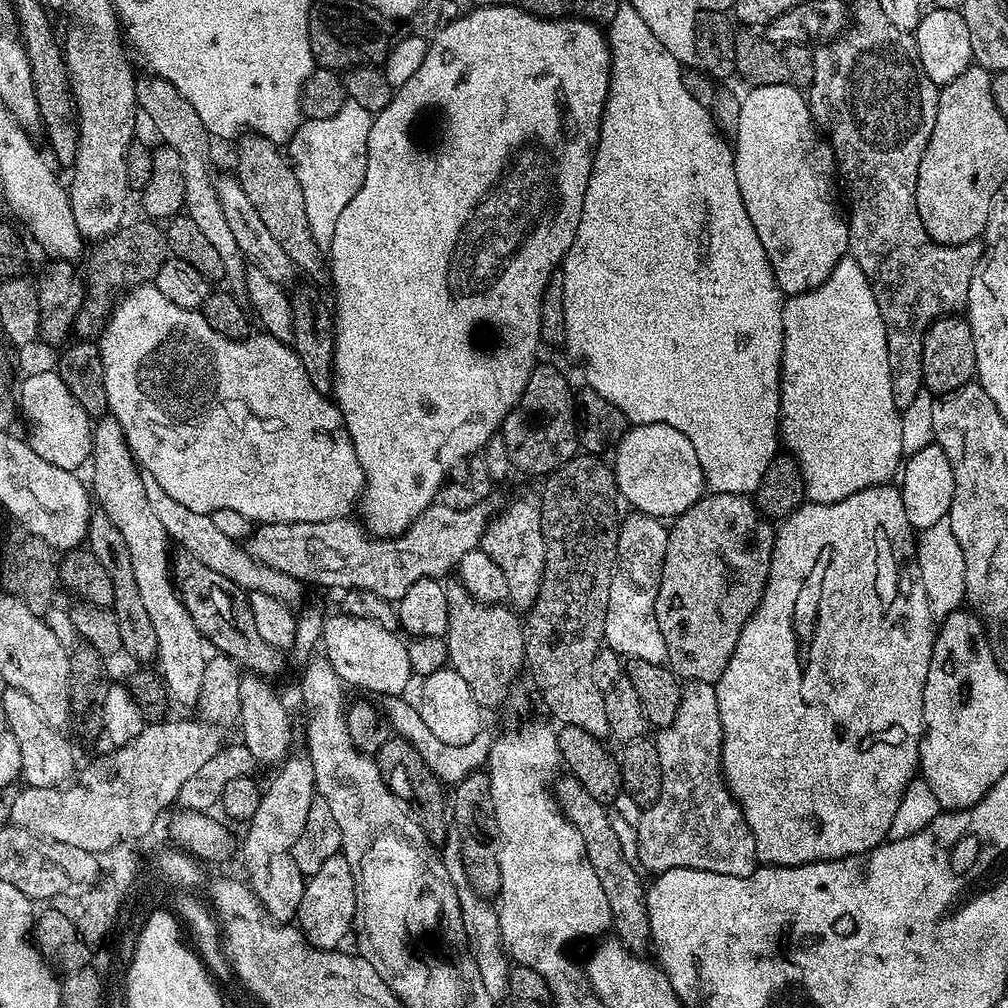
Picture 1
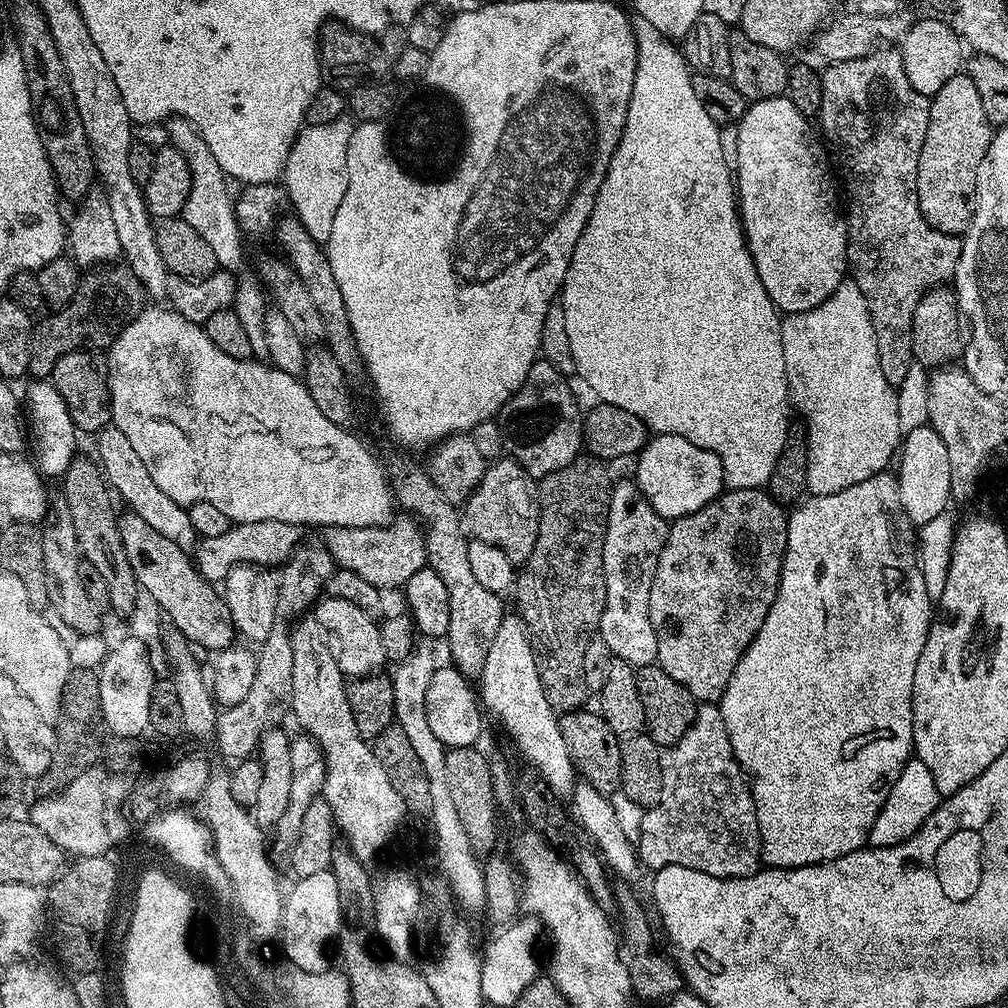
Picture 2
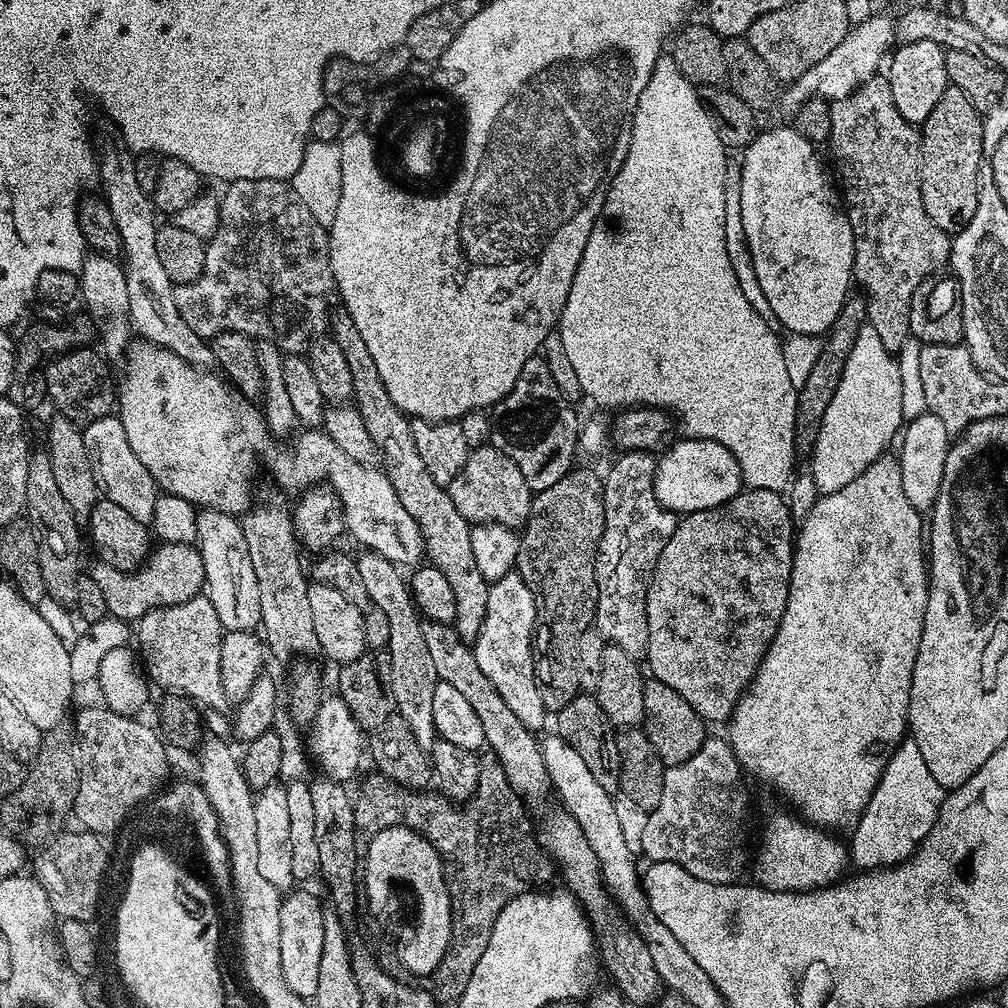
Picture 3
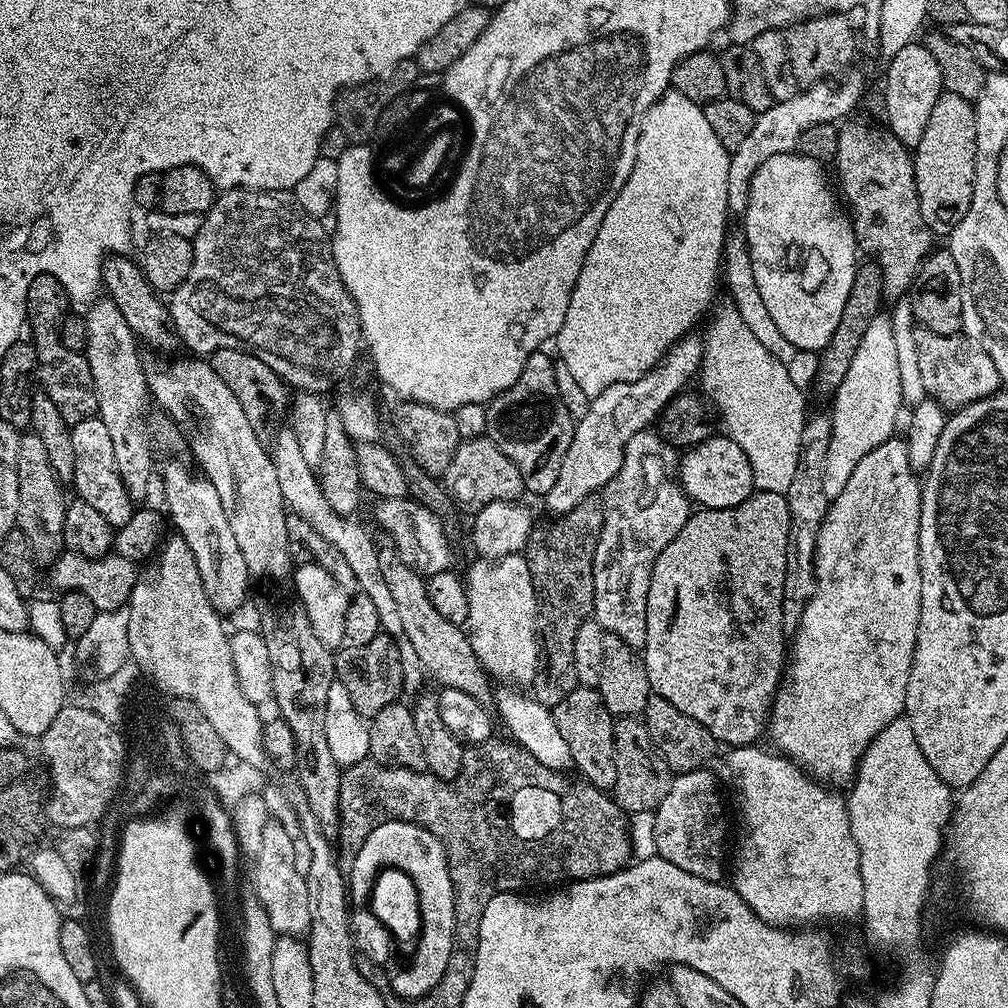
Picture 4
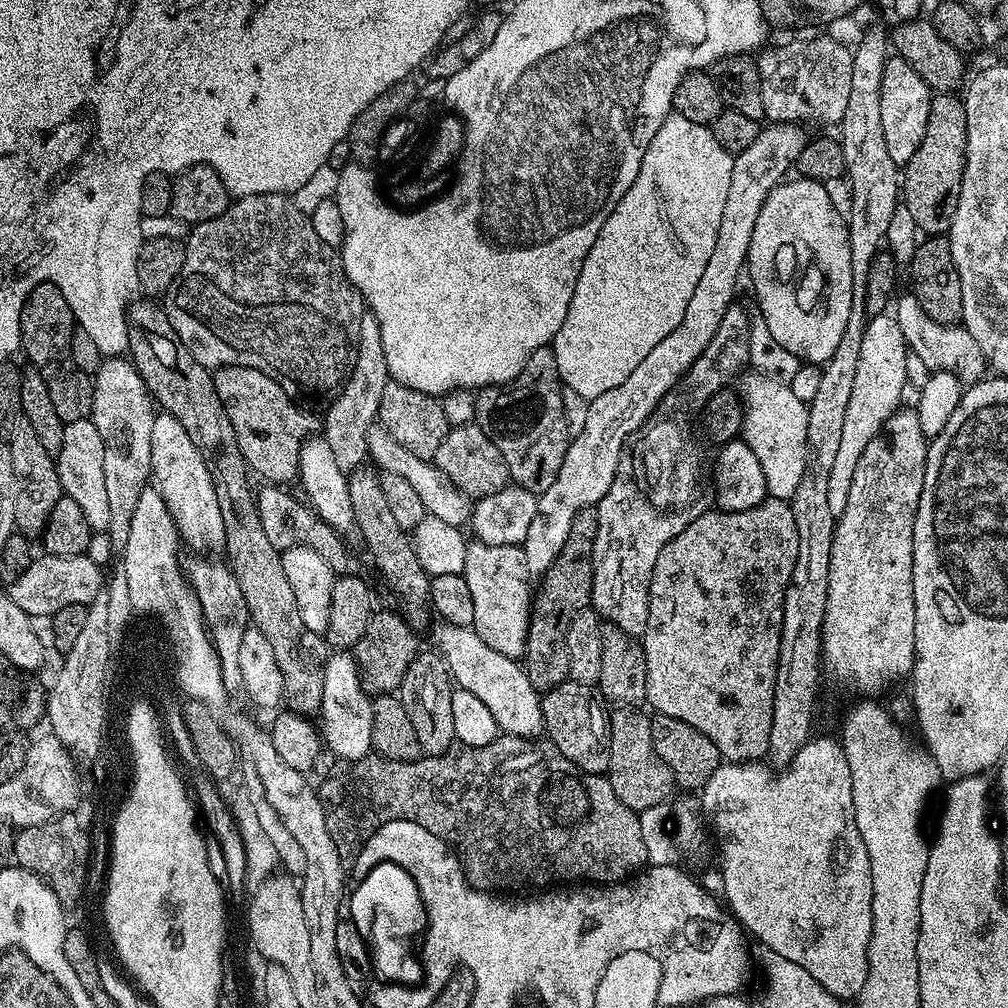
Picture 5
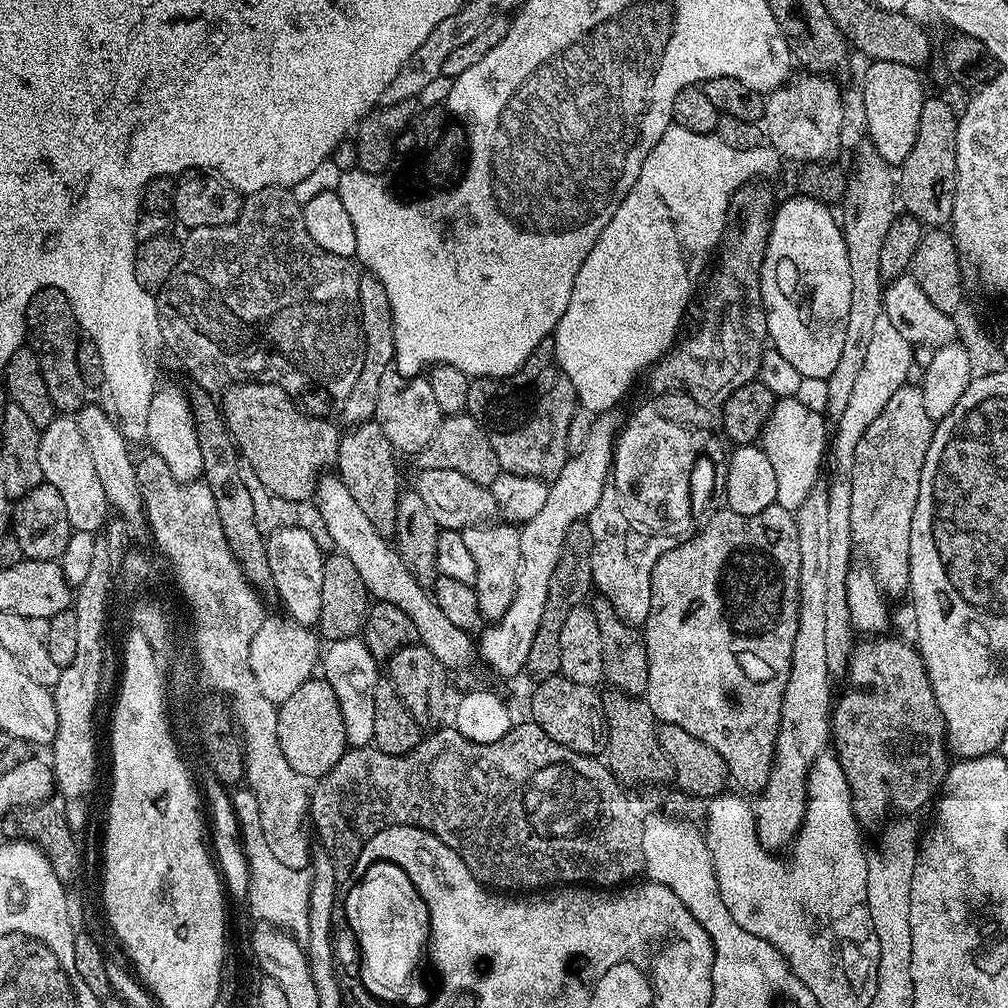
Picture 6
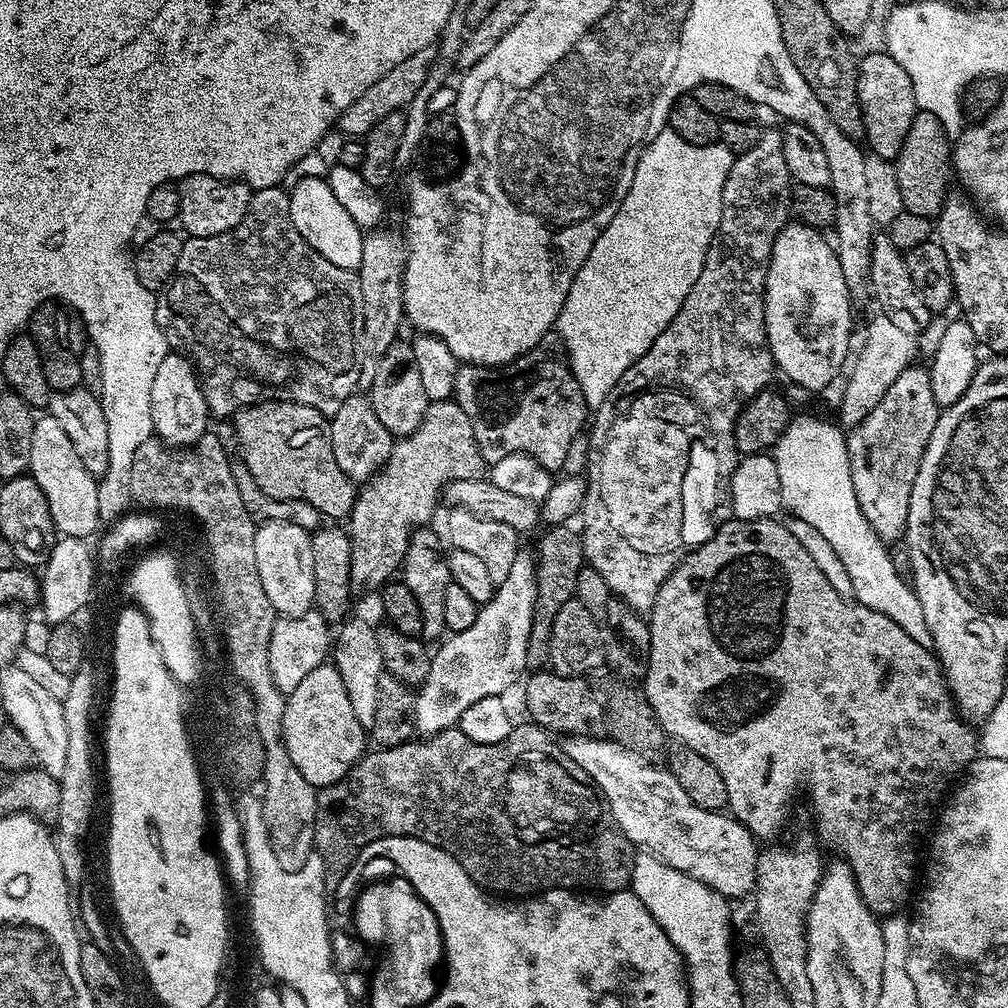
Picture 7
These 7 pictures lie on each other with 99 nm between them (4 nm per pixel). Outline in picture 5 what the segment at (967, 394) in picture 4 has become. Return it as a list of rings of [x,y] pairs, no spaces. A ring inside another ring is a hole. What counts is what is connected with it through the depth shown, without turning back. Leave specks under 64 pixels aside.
[[[914,294],[897,295],[894,300],[894,315],[898,330],[908,344],[908,351],[913,352],[932,372],[949,372],[957,377],[964,386],[971,386],[985,375],[986,361],[978,342],[960,324],[939,324],[922,310],[922,302]]]

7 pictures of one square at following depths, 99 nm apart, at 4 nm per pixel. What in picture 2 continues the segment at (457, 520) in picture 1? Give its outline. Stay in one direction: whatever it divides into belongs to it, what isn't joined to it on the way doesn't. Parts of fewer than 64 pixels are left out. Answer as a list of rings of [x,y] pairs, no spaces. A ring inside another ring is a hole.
[[[393,519],[391,524],[382,528],[330,528],[323,533],[322,543],[332,555],[336,568],[359,574],[375,588],[400,590],[428,562],[423,527],[415,519],[403,519]],[[267,520],[245,524],[233,523],[226,530],[226,534],[218,534],[218,538],[203,538],[195,545],[196,570],[205,580],[220,582],[236,564],[255,564],[265,570],[271,569],[273,567],[271,564],[283,565],[300,547],[302,543],[300,532],[301,525],[290,522]]]

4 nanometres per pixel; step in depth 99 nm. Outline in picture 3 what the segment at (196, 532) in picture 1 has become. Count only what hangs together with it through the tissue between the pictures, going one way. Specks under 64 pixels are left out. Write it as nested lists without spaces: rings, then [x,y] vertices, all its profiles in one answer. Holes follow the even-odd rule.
[[[109,414],[97,421],[83,425],[84,441],[86,442],[86,454],[90,454],[90,466],[94,470],[96,486],[100,489],[100,495],[105,500],[114,502],[114,506],[122,506],[130,518],[142,522],[146,526],[151,525],[152,515],[158,489],[156,480],[138,462],[138,454],[130,450],[130,441],[126,438],[126,430],[122,430],[122,422],[119,415]]]

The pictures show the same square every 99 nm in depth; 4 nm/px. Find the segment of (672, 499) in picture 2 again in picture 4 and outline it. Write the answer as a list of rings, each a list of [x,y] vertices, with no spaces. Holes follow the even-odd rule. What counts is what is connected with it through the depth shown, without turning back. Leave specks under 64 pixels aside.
[[[713,434],[702,443],[692,445],[692,447],[687,449],[681,456],[684,457],[680,460],[680,480],[678,480],[678,487],[684,491],[684,494],[688,497],[689,501],[696,503],[697,500],[697,505],[699,505],[700,508],[729,508],[730,506],[738,506],[738,502],[746,502],[746,498],[751,496],[756,488],[756,483],[754,482],[754,470],[750,470],[750,458],[746,458],[746,454],[742,451],[742,446],[738,446],[738,442],[734,442],[728,436]]]

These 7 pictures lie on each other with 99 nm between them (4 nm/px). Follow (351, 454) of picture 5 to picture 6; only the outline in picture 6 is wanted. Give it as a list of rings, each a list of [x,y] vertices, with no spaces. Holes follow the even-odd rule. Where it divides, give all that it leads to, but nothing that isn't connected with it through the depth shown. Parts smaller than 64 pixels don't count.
[[[361,275],[358,286],[358,302],[360,303],[360,335],[364,361],[358,370],[358,382],[354,382],[354,390],[350,390],[348,397],[342,401],[345,425],[348,426],[363,424],[375,417],[380,379],[384,372],[389,371],[396,355],[390,298],[386,298],[386,290],[382,290],[382,284],[378,282],[376,276]]]

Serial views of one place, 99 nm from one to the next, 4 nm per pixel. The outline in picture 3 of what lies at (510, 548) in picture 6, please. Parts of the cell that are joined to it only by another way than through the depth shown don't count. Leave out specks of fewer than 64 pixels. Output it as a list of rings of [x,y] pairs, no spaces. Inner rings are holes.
[[[513,570],[510,574],[491,581],[486,598],[486,618],[474,642],[478,666],[482,674],[486,674],[490,682],[494,682],[494,690],[502,694],[506,706],[510,706],[510,710],[514,710],[514,714],[518,714],[518,718],[522,718],[528,728],[540,730],[546,709],[534,674],[535,630],[536,603],[530,586],[526,586],[520,573]]]

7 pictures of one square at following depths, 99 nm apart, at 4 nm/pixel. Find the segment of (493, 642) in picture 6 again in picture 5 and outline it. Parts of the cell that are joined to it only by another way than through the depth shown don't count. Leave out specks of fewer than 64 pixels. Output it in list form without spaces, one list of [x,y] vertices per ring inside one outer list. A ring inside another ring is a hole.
[[[769,123],[761,127],[760,133],[746,146],[746,150],[735,153],[730,170],[730,187],[726,193],[726,206],[722,210],[722,223],[718,225],[718,242],[714,242],[714,251],[710,254],[710,262],[706,262],[706,270],[702,270],[702,278],[698,281],[698,287],[686,306],[686,314],[682,314],[682,322],[646,354],[638,366],[634,366],[630,378],[622,382],[622,386],[614,386],[614,390],[606,390],[606,394],[598,394],[598,398],[590,401],[586,426],[582,434],[571,437],[566,458],[562,462],[562,470],[558,470],[558,478],[550,486],[550,490],[539,493],[534,510],[534,518],[530,522],[530,530],[526,530],[526,538],[523,542],[524,557],[526,558],[526,570],[529,577],[539,578],[558,558],[558,550],[562,550],[566,542],[566,534],[570,534],[570,522],[583,508],[595,509],[599,500],[610,484],[614,482],[615,472],[618,470],[619,458],[625,451],[624,443],[635,434],[639,433],[653,419],[656,407],[662,402],[663,396],[675,386],[680,379],[694,366],[694,362],[710,346],[710,338],[718,334],[718,326],[722,326],[722,318],[726,318],[726,310],[733,307],[736,296],[736,283],[745,271],[748,263],[748,251],[750,250],[750,238],[754,238],[754,225],[758,222],[758,213],[762,210],[762,202],[770,194],[770,190],[785,179],[787,168],[791,169],[796,163],[798,154],[807,146],[810,136],[803,132],[799,123],[777,124]]]

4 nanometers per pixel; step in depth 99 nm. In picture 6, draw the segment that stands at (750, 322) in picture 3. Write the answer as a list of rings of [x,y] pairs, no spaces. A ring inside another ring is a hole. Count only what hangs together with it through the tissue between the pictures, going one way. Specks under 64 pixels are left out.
[[[669,126],[662,134],[662,138],[658,138],[658,142],[652,147],[650,154],[646,154],[646,162],[642,162],[642,170],[638,174],[634,186],[630,186],[626,198],[622,198],[622,206],[618,206],[618,210],[614,210],[614,218],[610,218],[610,222],[606,222],[606,226],[602,226],[602,234],[598,234],[598,242],[594,242],[594,250],[590,250],[590,254],[586,254],[586,262],[582,262],[582,267],[578,270],[578,278],[574,278],[574,290],[570,290],[570,303],[566,306],[566,314],[562,314],[554,333],[554,341],[556,340],[554,359],[566,374],[566,378],[570,378],[581,409],[593,414],[615,409],[615,404],[627,394],[632,379],[643,368],[645,370],[651,369],[656,361],[673,347],[672,335],[680,328],[680,319],[683,318],[684,311],[687,310],[688,303],[692,300],[696,279],[699,278],[700,271],[707,266],[708,255],[712,251],[713,255],[717,251],[718,245],[725,239],[726,229],[729,227],[728,212],[730,216],[733,196],[739,188],[743,188],[753,178],[759,177],[756,176],[759,172],[772,172],[779,164],[782,164],[782,158],[770,146],[761,146],[754,150],[734,150],[731,146],[726,146],[726,142],[722,142],[714,134],[698,134],[694,130],[675,126]],[[795,396],[777,399],[774,410],[764,427],[762,447],[766,458],[774,465],[774,474],[778,477],[776,503],[795,513],[802,502],[817,487],[820,467],[824,464],[824,447],[828,444],[828,428],[825,417],[812,408],[807,408]]]

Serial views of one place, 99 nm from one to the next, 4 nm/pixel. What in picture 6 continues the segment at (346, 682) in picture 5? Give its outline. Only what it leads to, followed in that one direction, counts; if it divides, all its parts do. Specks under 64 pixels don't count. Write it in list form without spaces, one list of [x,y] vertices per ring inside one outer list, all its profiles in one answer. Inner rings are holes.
[[[359,635],[331,641],[327,647],[322,652],[322,676],[328,681],[330,690],[334,690],[334,698],[342,714],[342,726],[346,726],[348,743],[354,748],[369,747],[374,738],[374,686],[382,678],[381,673],[376,673],[378,661],[372,657],[366,642]]]

